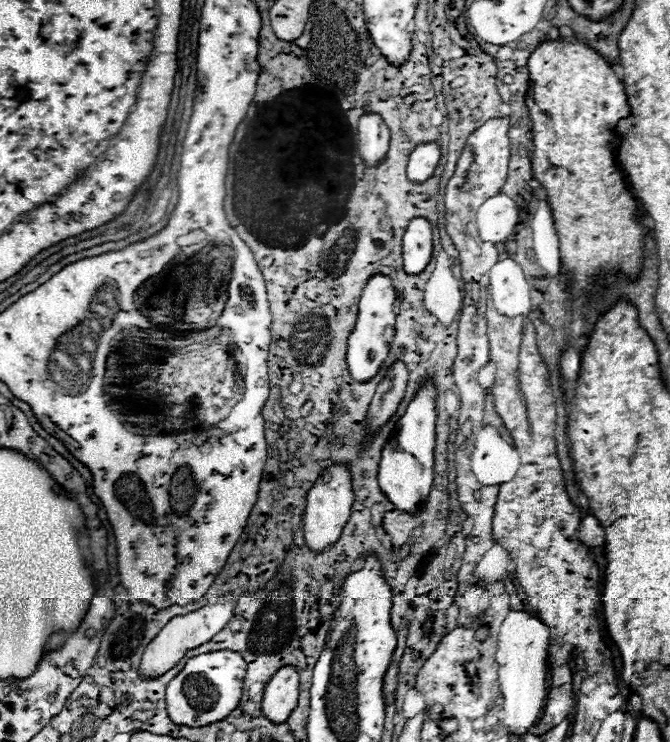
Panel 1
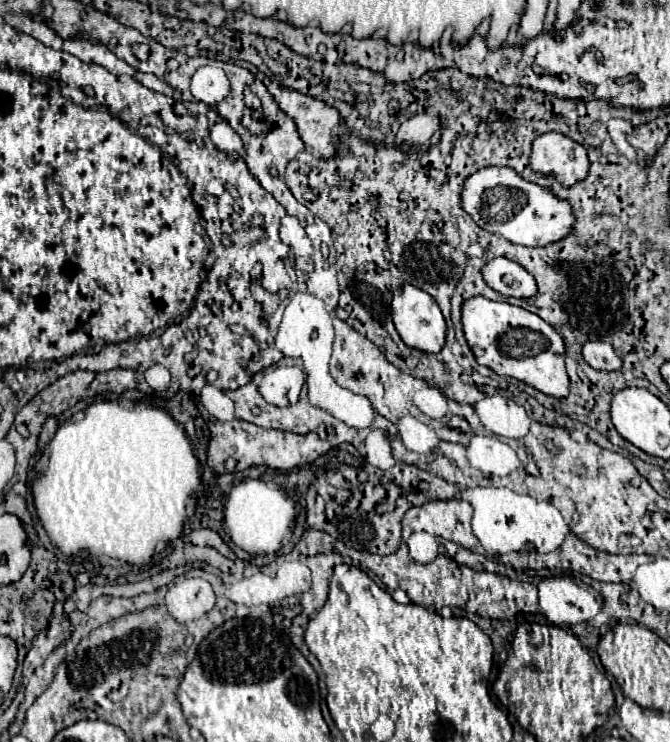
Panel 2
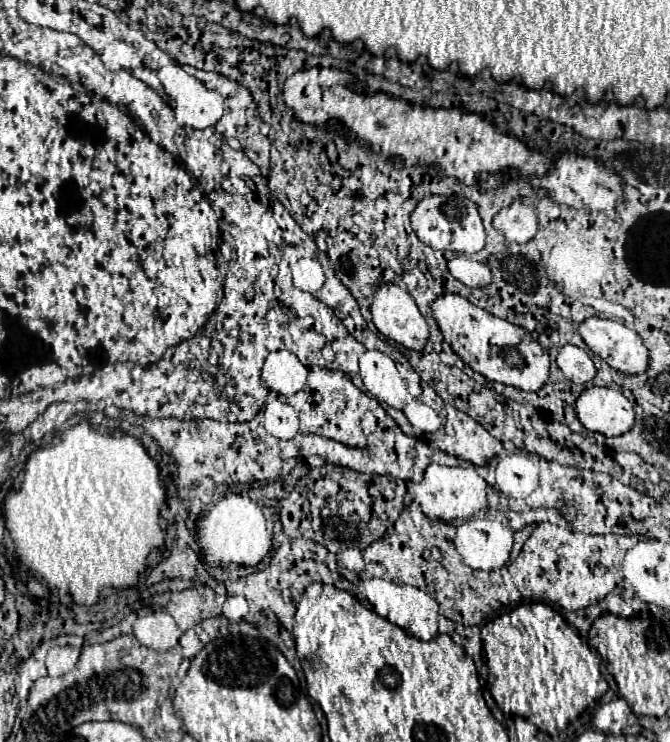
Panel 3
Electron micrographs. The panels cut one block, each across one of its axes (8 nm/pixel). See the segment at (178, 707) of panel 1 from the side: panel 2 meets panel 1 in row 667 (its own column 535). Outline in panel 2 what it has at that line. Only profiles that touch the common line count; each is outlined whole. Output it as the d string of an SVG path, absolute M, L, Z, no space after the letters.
M482 168L482 170L474 172L472 176L468 176L464 182L462 194L460 194L460 206L480 228L484 228L492 234L498 234L498 236L510 240L512 244L520 244L520 246L546 246L550 242L562 240L564 236L570 234L572 222L574 222L570 204L566 200L558 200L544 188L522 180L512 168Z

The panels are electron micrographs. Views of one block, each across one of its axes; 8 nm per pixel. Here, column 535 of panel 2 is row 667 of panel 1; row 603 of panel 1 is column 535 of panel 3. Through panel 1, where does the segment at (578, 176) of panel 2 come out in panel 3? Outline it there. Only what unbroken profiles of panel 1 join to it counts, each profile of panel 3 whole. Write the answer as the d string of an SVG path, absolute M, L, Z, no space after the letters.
M526 202L502 208L492 224L508 242L514 244L524 244L536 236L536 214Z

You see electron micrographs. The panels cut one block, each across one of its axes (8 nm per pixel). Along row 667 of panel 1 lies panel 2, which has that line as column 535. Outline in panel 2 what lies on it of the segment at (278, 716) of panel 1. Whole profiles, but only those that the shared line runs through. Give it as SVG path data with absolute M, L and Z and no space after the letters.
M492 258L486 262L482 268L482 278L502 296L530 298L536 294L534 278L520 264L508 258Z

